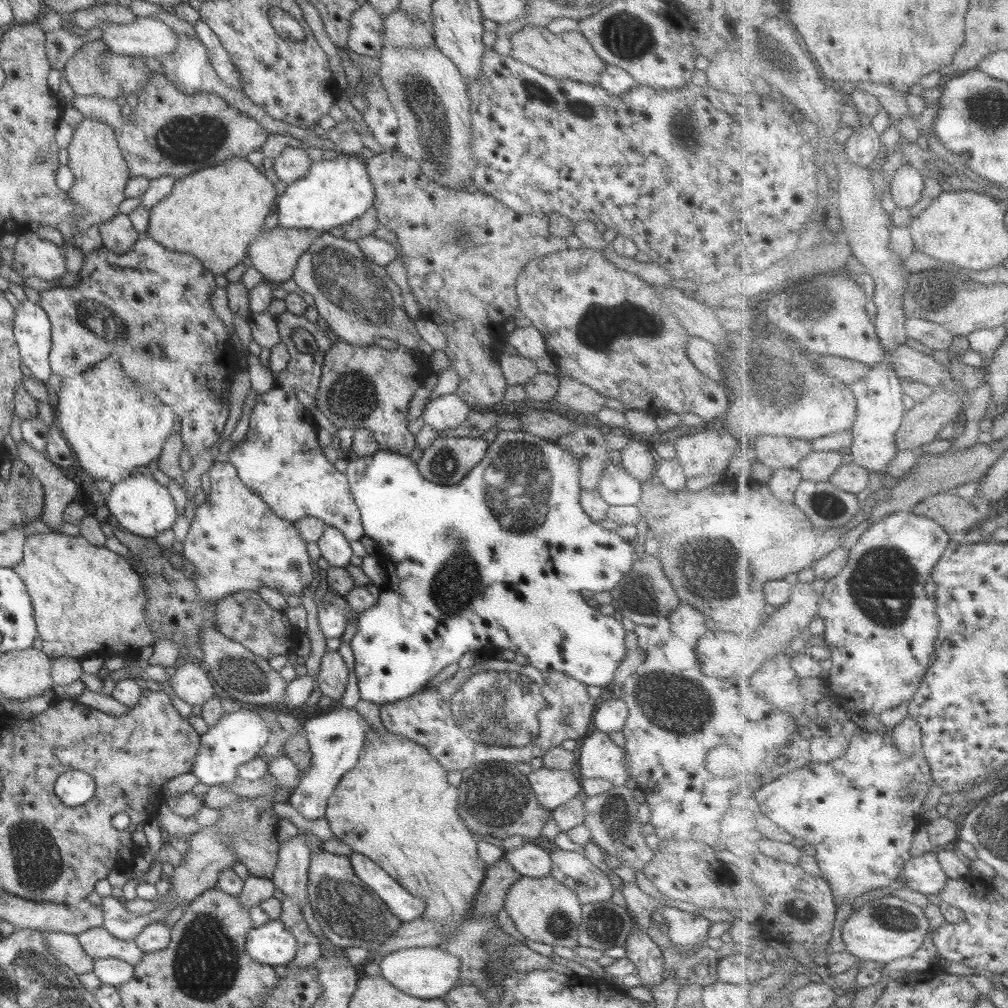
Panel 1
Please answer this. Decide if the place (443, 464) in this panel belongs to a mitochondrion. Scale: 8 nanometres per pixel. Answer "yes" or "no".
yes

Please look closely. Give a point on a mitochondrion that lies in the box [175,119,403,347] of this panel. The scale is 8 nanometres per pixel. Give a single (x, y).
(338, 276)

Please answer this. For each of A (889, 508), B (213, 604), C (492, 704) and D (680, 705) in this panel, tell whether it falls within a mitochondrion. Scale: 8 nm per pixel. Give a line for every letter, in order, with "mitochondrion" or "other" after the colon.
A: other
B: other
C: mitochondrion
D: mitochondrion

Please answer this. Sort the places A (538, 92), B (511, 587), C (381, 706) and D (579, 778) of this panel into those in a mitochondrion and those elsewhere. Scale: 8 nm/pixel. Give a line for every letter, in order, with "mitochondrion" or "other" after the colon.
A: mitochondrion
B: other
C: other
D: other

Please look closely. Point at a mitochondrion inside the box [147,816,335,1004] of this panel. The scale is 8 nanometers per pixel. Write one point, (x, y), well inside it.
(205, 965)

